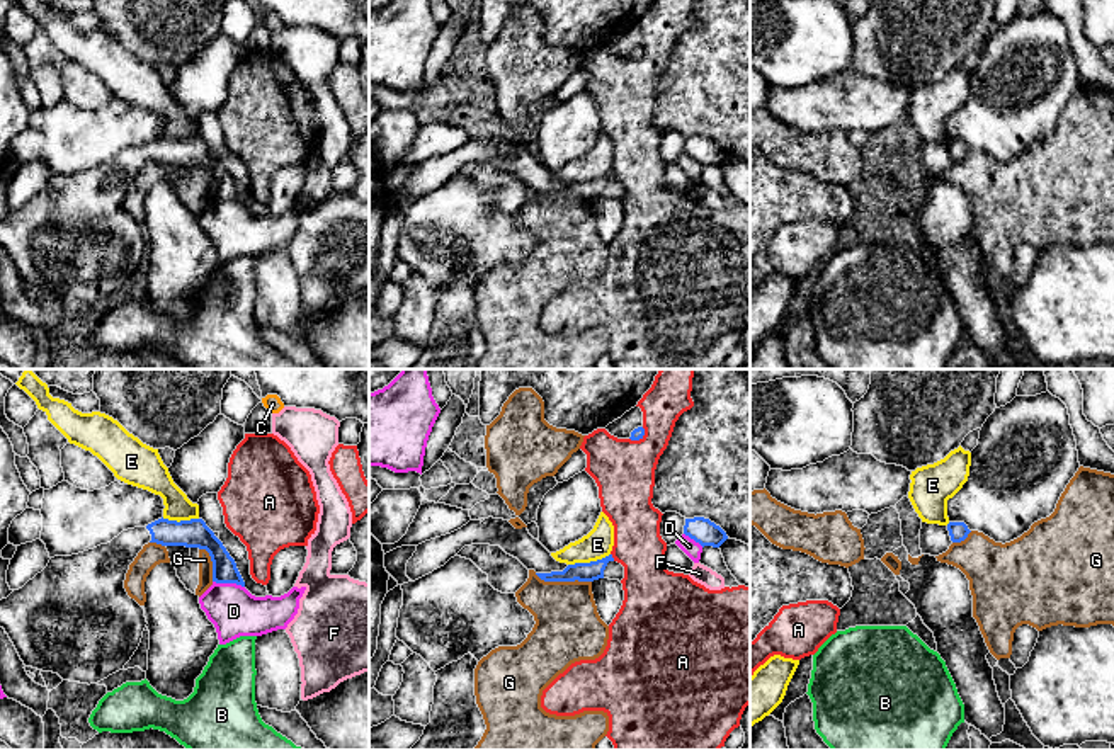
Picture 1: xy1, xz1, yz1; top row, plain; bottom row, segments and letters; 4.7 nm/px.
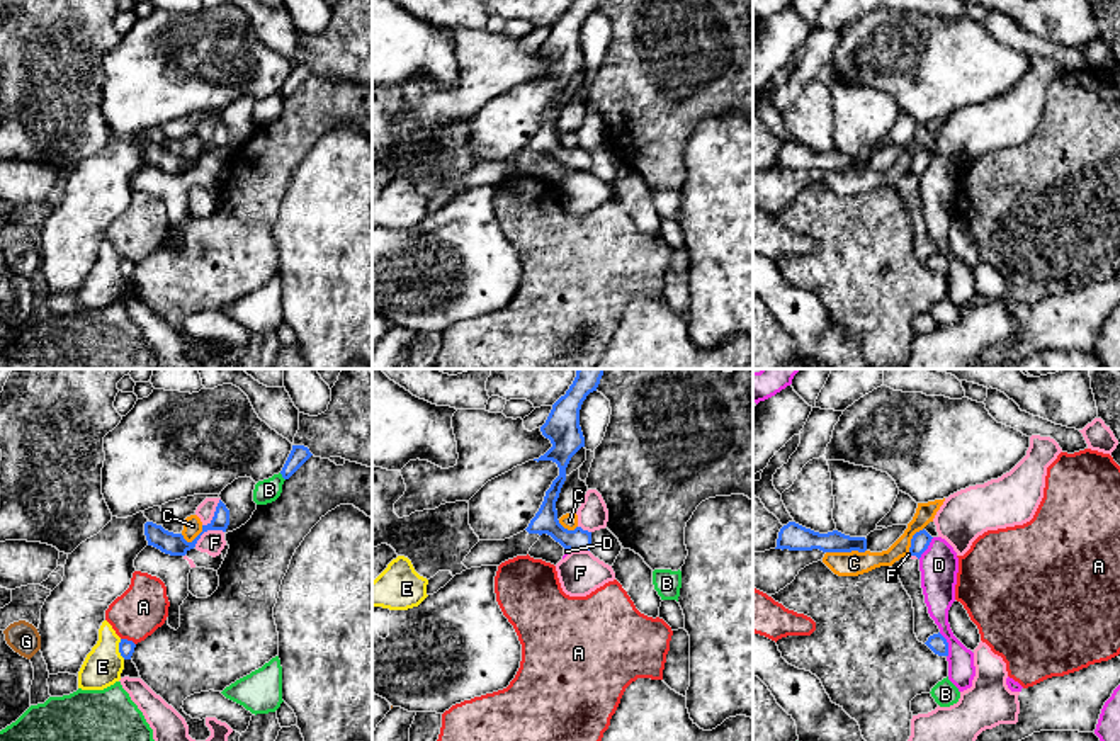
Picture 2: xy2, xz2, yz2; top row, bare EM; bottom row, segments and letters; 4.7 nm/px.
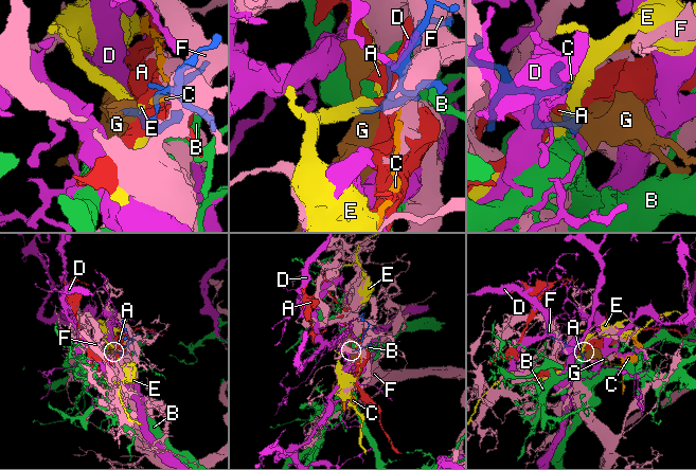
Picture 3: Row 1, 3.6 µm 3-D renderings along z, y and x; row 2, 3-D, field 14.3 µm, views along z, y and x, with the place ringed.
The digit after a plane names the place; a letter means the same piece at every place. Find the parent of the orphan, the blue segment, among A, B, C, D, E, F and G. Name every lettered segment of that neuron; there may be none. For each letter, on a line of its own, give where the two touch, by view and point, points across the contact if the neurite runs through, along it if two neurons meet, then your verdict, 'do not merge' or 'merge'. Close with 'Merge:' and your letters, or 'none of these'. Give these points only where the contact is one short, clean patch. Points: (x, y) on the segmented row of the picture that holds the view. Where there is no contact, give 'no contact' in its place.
A: contact xy2 (126, 639); do not merge
B: contact xy2 (282, 476); border xy2 (279, 473), (284, 480); do not merge
C: contact yz2 (845, 551); do not merge
D: contact xy1 (228, 582); do not merge
E: contact xz1 (591, 562); do not merge
F: contact xy2 (206, 531); do not merge
G: contact xz1 (563, 580); border xz1 (534, 573), (545, 580), (591, 582); do not merge
Merge: none of these

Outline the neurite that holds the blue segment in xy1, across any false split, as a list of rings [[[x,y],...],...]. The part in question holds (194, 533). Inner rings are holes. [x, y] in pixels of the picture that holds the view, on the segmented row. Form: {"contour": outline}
{"contour": [[[162,517],[145,527],[122,531],[107,544],[51,558],[41,573],[0,600],[0,628],[24,665],[88,685],[122,670],[148,624],[145,609],[124,588],[129,565],[148,543],[206,549],[213,561],[213,582],[245,587],[235,560],[202,519],[177,522]]]}

